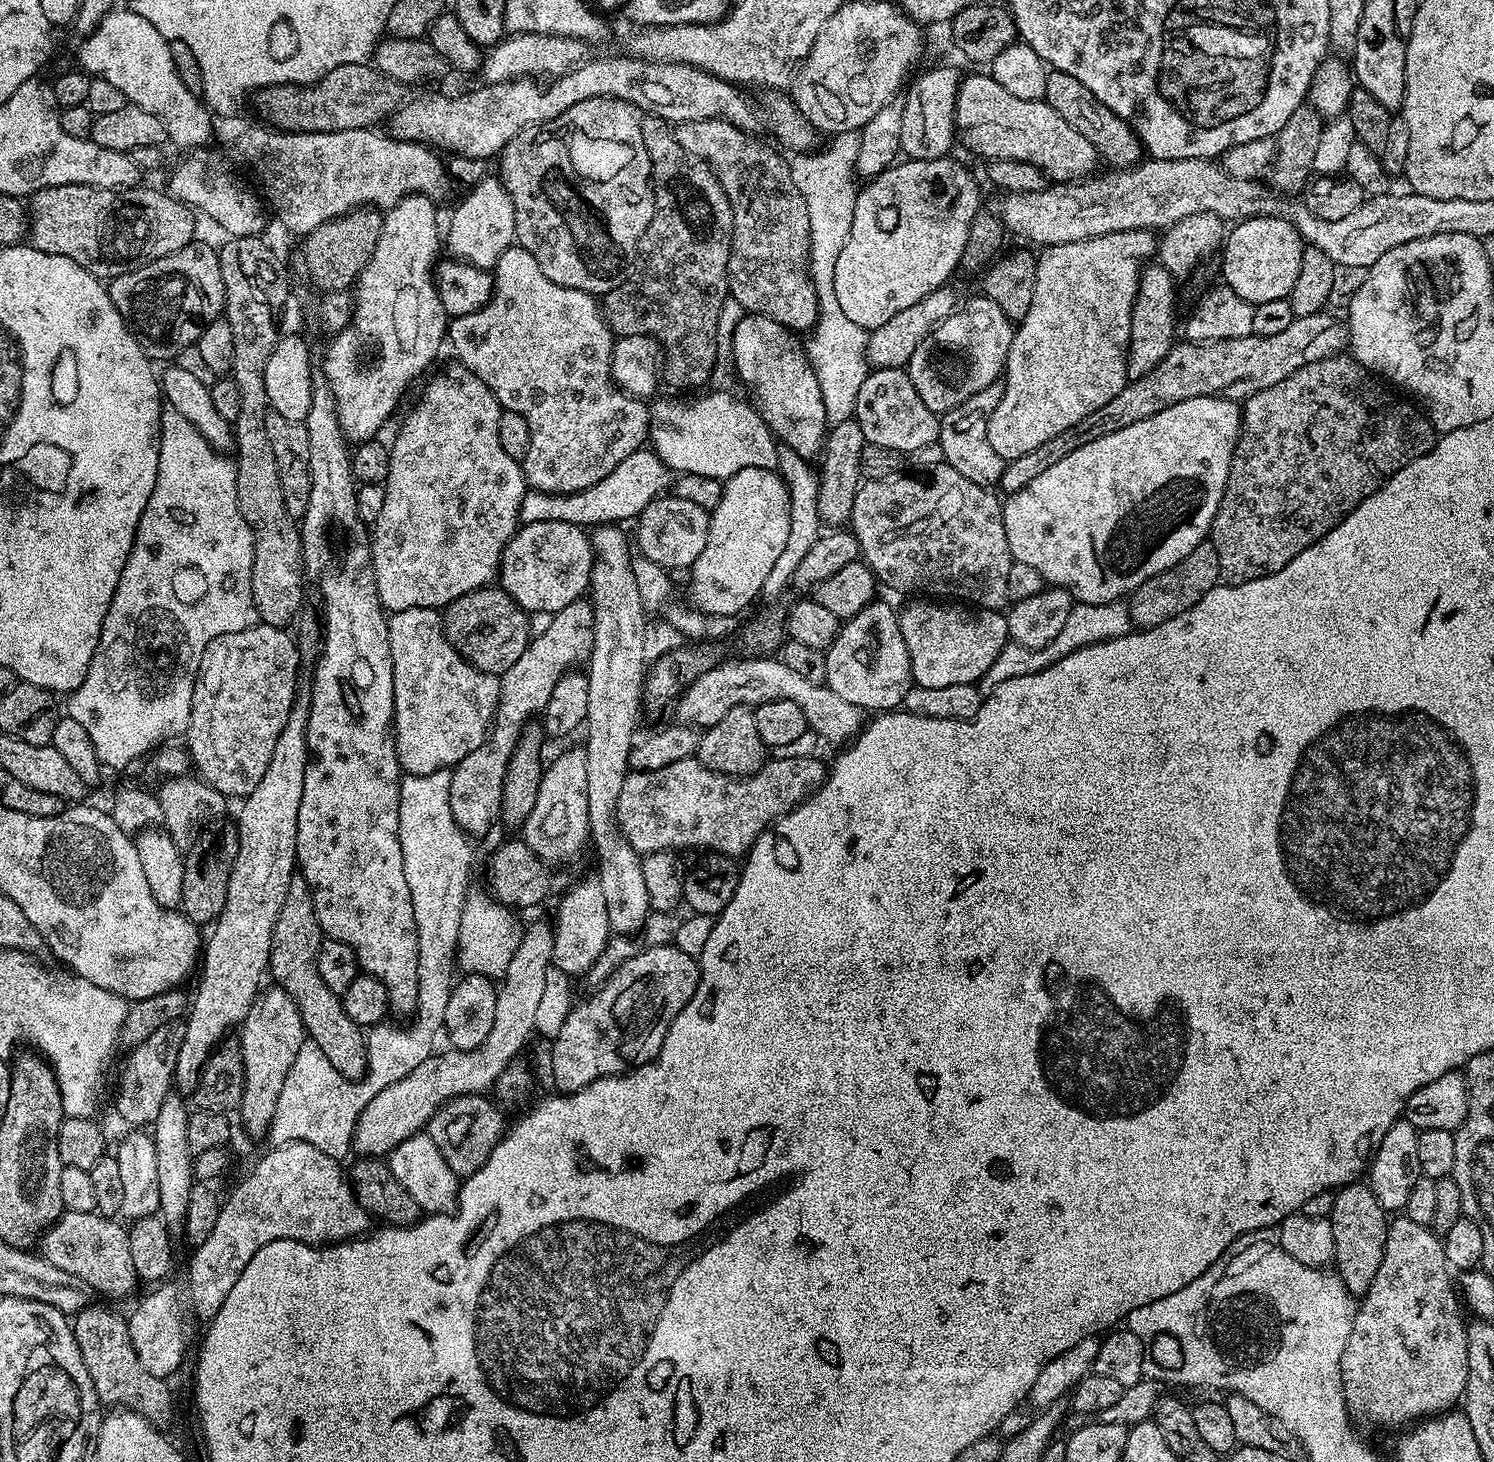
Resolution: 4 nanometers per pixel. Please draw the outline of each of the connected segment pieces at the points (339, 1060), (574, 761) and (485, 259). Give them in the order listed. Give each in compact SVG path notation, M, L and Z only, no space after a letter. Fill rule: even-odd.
M293 875L286 890L286 898L282 902L282 910L278 910L278 922L274 922L268 972L276 979L273 981L283 988L286 994L290 994L290 998L298 1006L307 1039L316 1043L322 1054L326 1054L330 1066L334 1066L334 1070L338 1070L342 1078L363 1080L368 1072L370 1044L366 1039L365 1029L350 1022L350 1014L346 1014L343 999L332 992L330 986L322 982L322 974L318 974L316 959L321 939L318 914L314 914L312 891L303 876Z
M583 747L568 748L553 764L544 769L544 777L538 790L538 802L534 810L524 820L522 839L545 865L564 864L572 860L584 844L589 843L588 835L588 795L586 794L586 754Z
M488 174L467 189L468 197L452 208L453 218L446 239L448 248L457 260L465 260L485 270L495 269L498 258L507 248L513 247L516 240L516 219L514 202L510 198L503 180Z

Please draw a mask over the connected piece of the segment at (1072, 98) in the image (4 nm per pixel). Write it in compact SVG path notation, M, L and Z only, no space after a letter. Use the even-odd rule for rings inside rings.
M1049 71L1044 100L1054 110L1058 110L1058 114L1062 114L1062 118L1066 118L1066 122L1070 122L1070 126L1074 126L1074 130L1078 130L1078 134L1082 134L1082 138L1090 142L1090 146L1094 146L1097 157L1103 163L1104 160L1108 163L1105 165L1123 170L1135 168L1141 163L1145 151L1140 139L1136 137L1136 132L1126 121L1118 118L1114 110L1102 106L1102 102L1098 102L1098 98L1094 98L1094 94L1090 94L1090 90L1086 90L1086 86L1078 82L1078 78L1070 78L1070 74L1065 72Z

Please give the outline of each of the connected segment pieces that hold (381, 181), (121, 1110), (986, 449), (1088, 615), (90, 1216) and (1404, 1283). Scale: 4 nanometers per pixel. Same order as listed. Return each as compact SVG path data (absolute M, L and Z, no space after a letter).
M258 124L255 130L250 130L248 134L242 136L240 146L244 150L244 154L248 156L246 164L256 174L262 190L276 212L276 216L289 228L292 232L300 232L299 234L307 234L312 232L318 226L322 226L322 222L330 222L334 218L344 216L348 212L353 212L355 208L374 207L381 210L387 210L397 204L402 198L407 196L431 196L433 200L440 202L448 192L448 182L450 183L449 173L446 171L445 161L440 161L435 156L431 147L416 143L413 140L397 140L395 136L387 131L377 130L376 128L355 128L354 130L338 130L337 132L281 132L273 130L271 127Z
M173 1022L158 1026L150 1038L129 1051L132 1053L125 1058L120 1068L120 1085L116 1088L116 1112L126 1123L132 1124L128 1126L151 1126L156 1123L162 1102L166 1102L168 1093L174 1088L178 1046L182 1046L183 1037L183 1023Z
M997 382L986 386L986 390L978 390L974 398L970 398L962 406L943 413L940 416L940 439L938 448L944 451L943 459L962 478L970 478L970 482L985 486L999 485L1004 473L1005 460L990 446L990 434L988 433L988 416L998 406L998 402L1004 393L1003 383Z
M1111 600L1109 604L1073 603L1070 614L1066 618L1066 626L1062 626L1062 631L1059 632L1058 638L1054 638L1054 642L1050 642L1050 646L1041 648L1035 653L1036 664L1024 664L1026 649L1021 644L1010 642L1002 650L1002 654L998 654L994 666L990 666L990 670L986 670L986 674L983 680L979 681L978 687L981 693L987 694L996 685L1002 682L1010 682L1010 678L1018 678L1022 674L1034 674L1038 669L1058 662L1063 656L1070 654L1074 650L1085 648L1098 642L1122 638L1127 632L1133 631L1133 628L1134 625L1128 613L1127 603L1120 600Z
M65 1211L38 1241L39 1255L43 1256L50 1266L58 1266L58 1270L66 1270L66 1274L74 1274L74 1278L82 1278L92 1288L93 1293L104 1296L128 1296L138 1285L134 1257L130 1254L130 1238L128 1228L119 1219L101 1216L99 1212Z
M1397 1215L1388 1225L1382 1266L1378 1266L1370 1290L1359 1301L1354 1326L1350 1326L1350 1338L1346 1338L1346 1350L1342 1354L1344 1400L1353 1421L1399 1429L1430 1416L1439 1416L1461 1403L1468 1381L1468 1329L1460 1313L1462 1304L1454 1280L1448 1275L1450 1269L1441 1237L1429 1225L1410 1222L1408 1216Z

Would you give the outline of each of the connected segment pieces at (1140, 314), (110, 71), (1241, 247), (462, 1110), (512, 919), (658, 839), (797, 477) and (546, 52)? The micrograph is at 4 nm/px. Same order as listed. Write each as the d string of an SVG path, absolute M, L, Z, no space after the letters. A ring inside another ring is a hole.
M1152 262L1141 271L1140 289L1134 302L1130 320L1130 342L1128 343L1128 379L1133 381L1150 374L1166 354L1177 343L1176 284L1174 277L1158 262Z
M131 10L120 11L109 12L94 31L83 37L84 45L80 48L80 60L84 63L81 64L83 71L95 79L110 82L110 86L114 86L124 95L127 103L137 104L142 110L153 112L164 124L171 143L181 144L182 147L188 148L184 150L203 149L200 147L207 142L208 135L212 132L214 116L206 107L203 99L197 93L186 90L182 78L178 78L171 43L166 38L162 38L162 34L158 34L158 30L154 30L154 26L150 26L150 22L142 18L142 14L134 14Z
M1251 216L1233 228L1236 229L1227 233L1222 245L1224 257L1220 260L1220 272L1224 275L1223 283L1234 290L1238 298L1254 306L1289 299L1306 247L1295 226L1280 216Z
M484 1094L459 1096L442 1105L427 1122L426 1134L434 1146L438 1146L442 1158L446 1160L446 1166L454 1170L457 1178L473 1176L486 1162L486 1158L490 1158L494 1146L498 1146L506 1134L506 1123L500 1117L501 1109L491 1099L488 1101L488 1098Z
M469 891L468 897L462 906L462 926L458 926L458 946L456 947L456 963L461 973L473 976L486 976L489 978L503 977L510 966L510 958L514 958L514 950L522 935L522 924L516 921L517 913L506 905L498 903L487 891Z
M819 755L806 758L772 758L753 776L739 778L710 770L698 758L670 762L670 766L662 766L662 770L629 771L626 782L622 782L622 794L618 794L616 821L619 822L630 846L634 846L634 850L641 854L704 848L708 852L718 852L721 856L740 858L751 852L752 844L773 822L804 803L824 785L826 764L820 759Z
M780 444L778 447L777 471L783 477L784 483L790 494L790 535L786 540L786 547L782 550L782 556L774 562L769 577L763 583L761 601L772 602L778 599L788 590L792 583L794 571L798 565L809 554L810 549L822 535L822 521L818 514L818 490L820 489L819 473L810 466L811 461L799 456L790 446Z
M526 33L509 35L483 57L482 78L484 84L497 84L507 80L525 78L559 78L572 68L584 63L589 55L589 45L583 40L568 36L554 36L546 33Z

